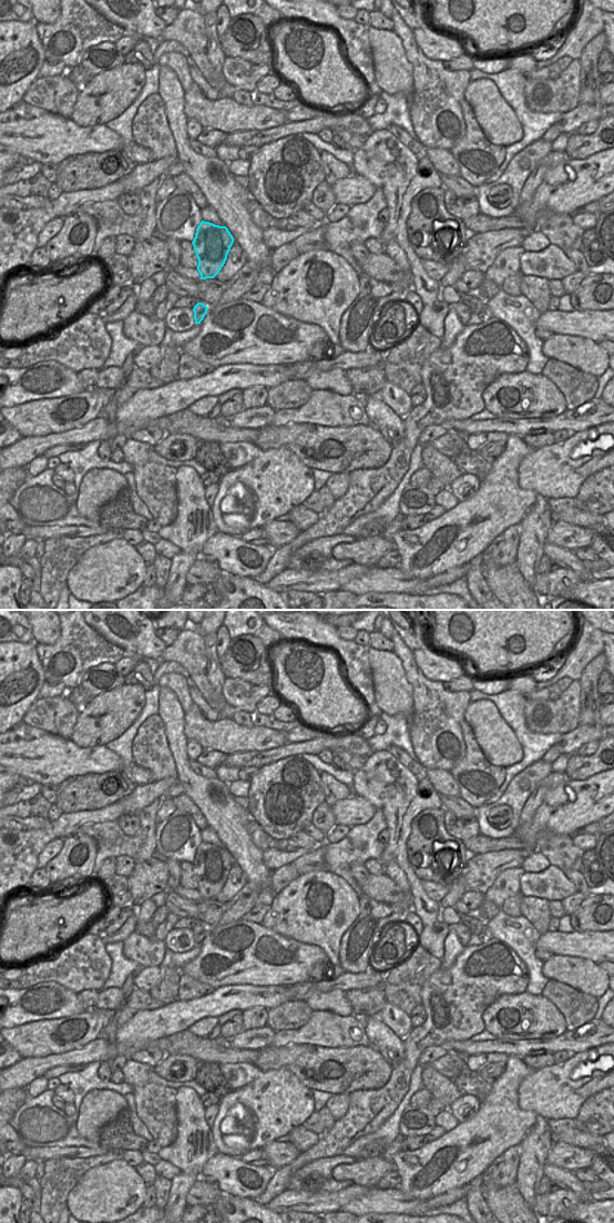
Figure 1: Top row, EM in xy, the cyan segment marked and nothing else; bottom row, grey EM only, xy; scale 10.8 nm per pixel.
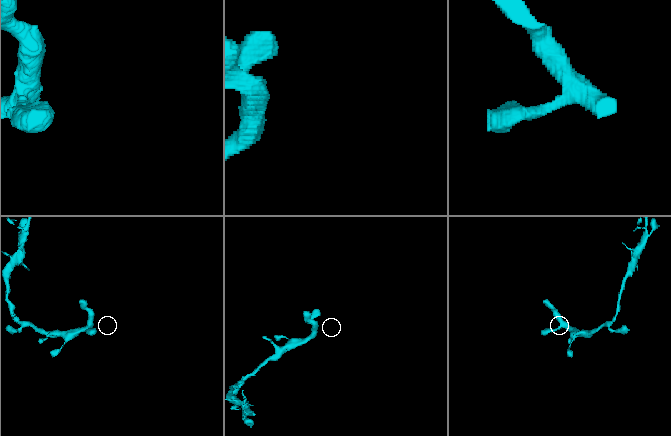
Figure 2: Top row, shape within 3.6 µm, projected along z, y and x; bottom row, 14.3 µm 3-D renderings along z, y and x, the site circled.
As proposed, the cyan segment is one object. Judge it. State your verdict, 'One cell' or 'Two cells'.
One cell

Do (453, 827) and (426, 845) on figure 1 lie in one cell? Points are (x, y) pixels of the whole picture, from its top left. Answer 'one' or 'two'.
two

